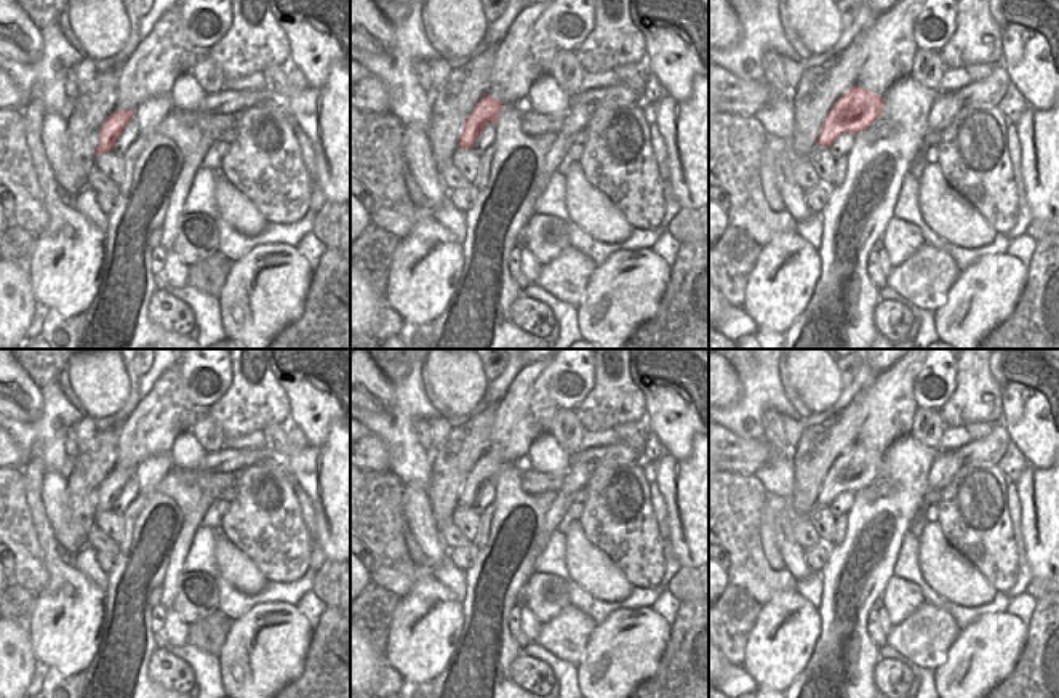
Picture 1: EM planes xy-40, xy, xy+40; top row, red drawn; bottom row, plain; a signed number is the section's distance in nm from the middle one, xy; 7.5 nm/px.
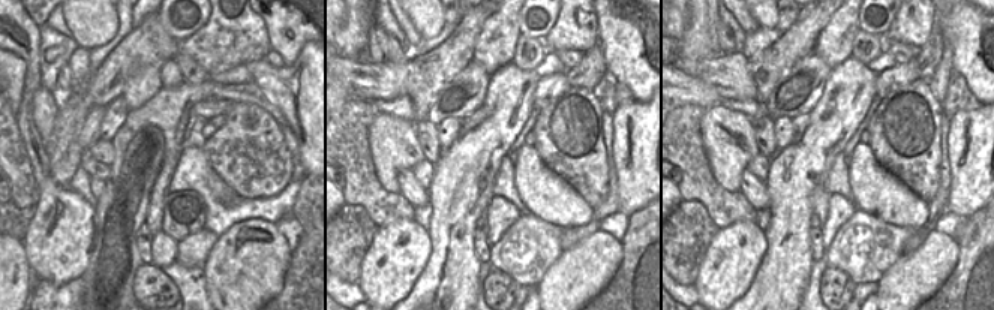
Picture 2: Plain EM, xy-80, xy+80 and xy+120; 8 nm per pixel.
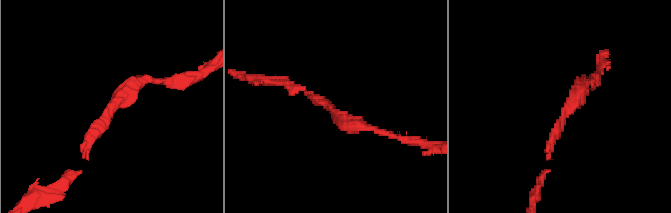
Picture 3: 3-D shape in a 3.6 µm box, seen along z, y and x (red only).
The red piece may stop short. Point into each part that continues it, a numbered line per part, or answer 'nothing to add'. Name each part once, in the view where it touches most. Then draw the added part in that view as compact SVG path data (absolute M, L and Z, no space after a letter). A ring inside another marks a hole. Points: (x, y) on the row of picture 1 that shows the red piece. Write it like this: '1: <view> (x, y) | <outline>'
nothing to add

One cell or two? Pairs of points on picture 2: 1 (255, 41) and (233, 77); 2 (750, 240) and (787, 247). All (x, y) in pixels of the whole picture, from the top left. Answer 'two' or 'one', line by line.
1: two
2: two

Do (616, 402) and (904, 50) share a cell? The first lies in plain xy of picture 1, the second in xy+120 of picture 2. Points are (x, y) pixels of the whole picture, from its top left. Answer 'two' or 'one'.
two

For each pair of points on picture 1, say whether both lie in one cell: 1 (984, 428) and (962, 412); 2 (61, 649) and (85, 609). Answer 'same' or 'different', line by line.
1: different
2: same

